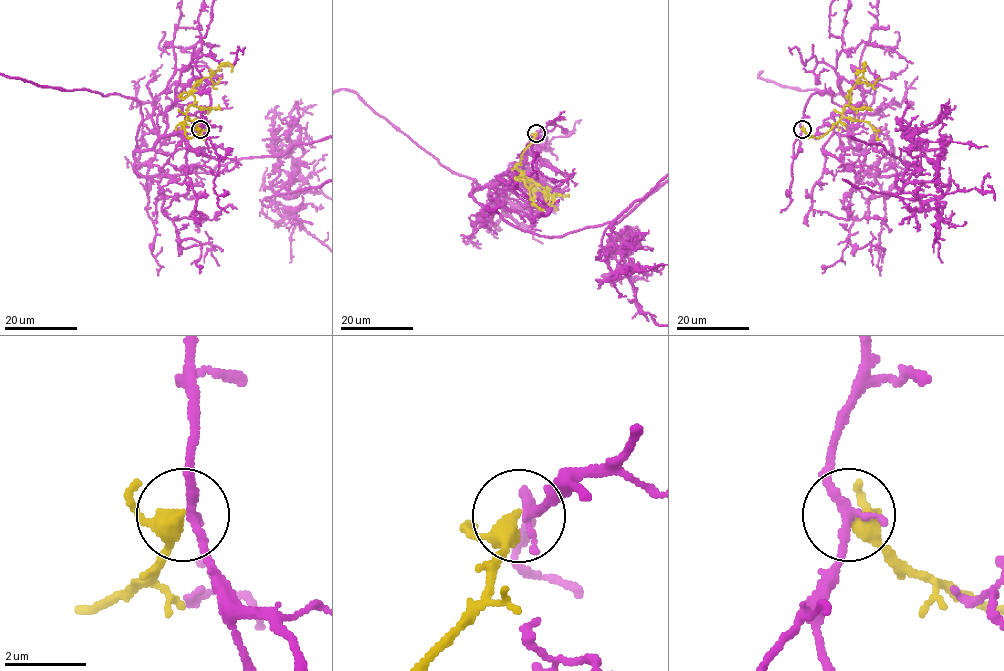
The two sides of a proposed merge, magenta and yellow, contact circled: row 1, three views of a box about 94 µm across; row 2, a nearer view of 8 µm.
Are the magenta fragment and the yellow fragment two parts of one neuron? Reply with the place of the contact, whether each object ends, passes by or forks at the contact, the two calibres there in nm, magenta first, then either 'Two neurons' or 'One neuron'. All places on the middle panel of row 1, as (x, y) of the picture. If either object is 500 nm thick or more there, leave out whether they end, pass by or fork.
Place: (536, 133). At the ring magenta passes by. At the ring yellow passes by. Thickness 220 nm (magenta) against 360 nm. Two neurons

